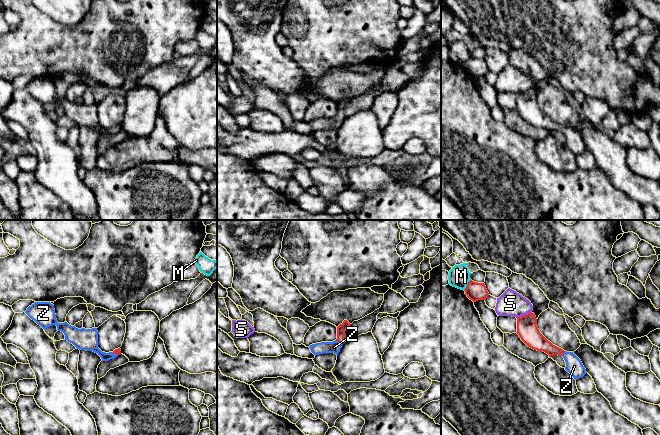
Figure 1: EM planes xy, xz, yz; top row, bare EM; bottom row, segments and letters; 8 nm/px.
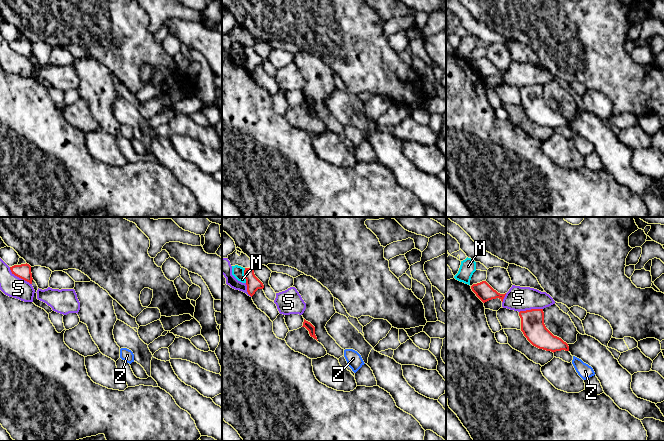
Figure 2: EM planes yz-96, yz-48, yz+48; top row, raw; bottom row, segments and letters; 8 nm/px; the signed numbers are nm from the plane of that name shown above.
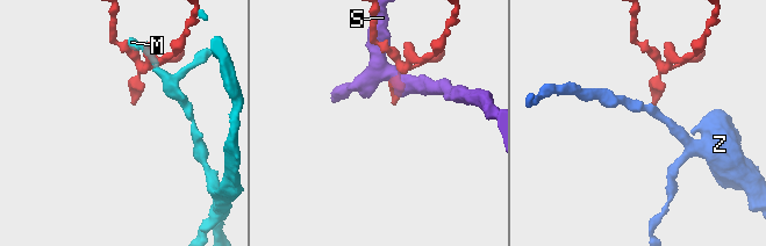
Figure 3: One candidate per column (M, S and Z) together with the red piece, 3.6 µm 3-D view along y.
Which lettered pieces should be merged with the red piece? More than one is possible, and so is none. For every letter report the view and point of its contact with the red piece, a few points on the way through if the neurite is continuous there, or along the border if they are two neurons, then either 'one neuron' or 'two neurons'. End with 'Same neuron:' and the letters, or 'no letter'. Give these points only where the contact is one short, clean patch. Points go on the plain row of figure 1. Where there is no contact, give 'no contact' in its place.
M: meets red in yz at (467, 61); two neurons
S: meets red in yz at (524, 91); two neurons
Z: meets red in xz at (339, 118); runs through xz (341, 105), (339, 118), (334, 123); one neuron
Same neuron: Z

